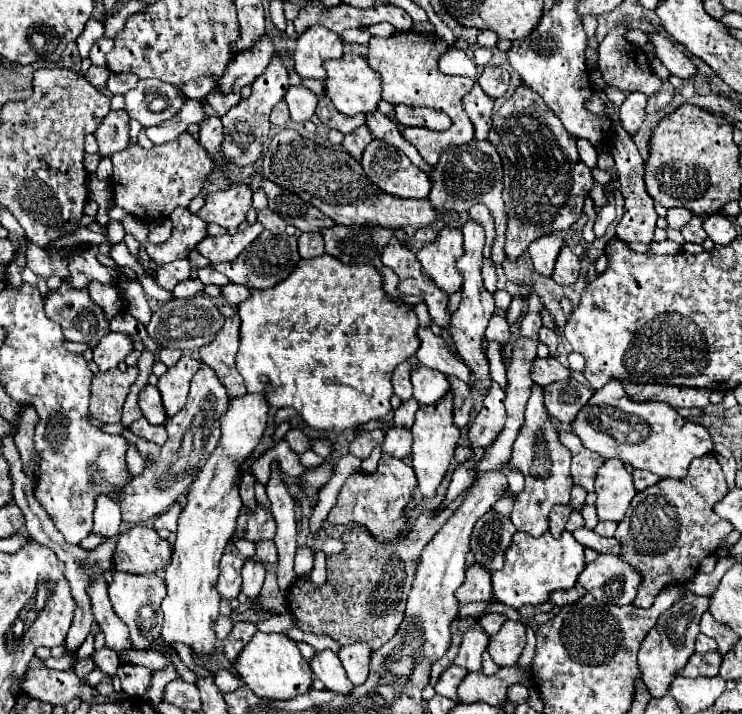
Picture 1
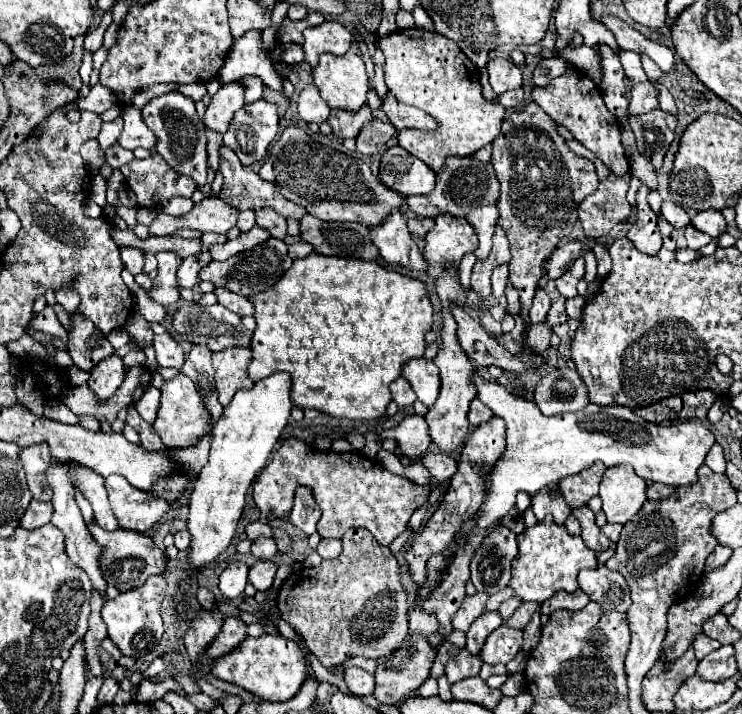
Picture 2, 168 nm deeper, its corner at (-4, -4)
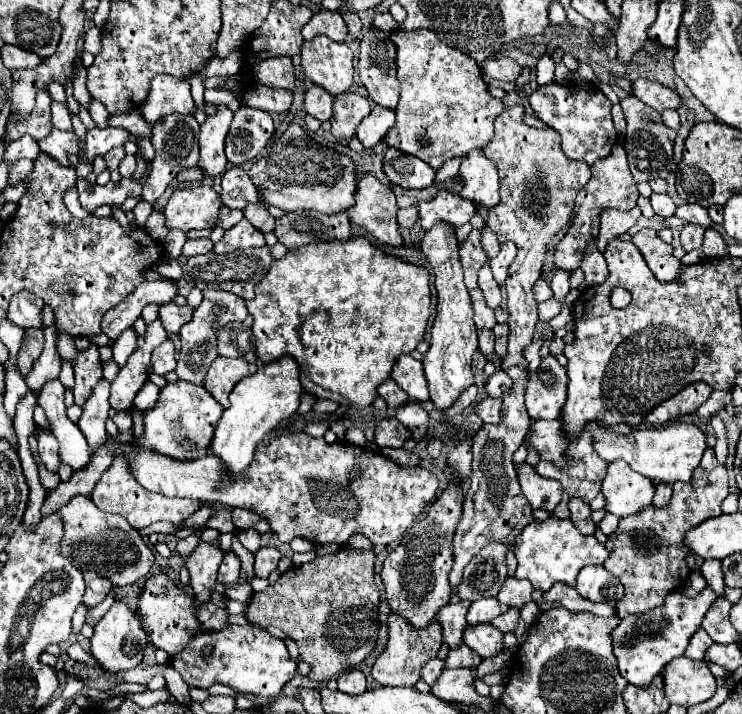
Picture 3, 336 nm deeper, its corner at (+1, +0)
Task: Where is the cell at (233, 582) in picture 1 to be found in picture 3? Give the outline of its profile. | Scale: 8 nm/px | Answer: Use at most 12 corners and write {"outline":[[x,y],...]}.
{"outline":[[226,553],[218,569],[218,581],[230,585],[240,575],[240,559]]}

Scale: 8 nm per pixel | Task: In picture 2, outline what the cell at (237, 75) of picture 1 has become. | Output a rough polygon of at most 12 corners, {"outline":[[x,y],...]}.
{"outline":[[221,85],[205,113],[209,129],[225,133],[245,105],[245,85]]}

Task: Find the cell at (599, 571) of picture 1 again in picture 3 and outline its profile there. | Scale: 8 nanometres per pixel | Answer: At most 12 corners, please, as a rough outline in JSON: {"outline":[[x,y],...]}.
{"outline":[[586,565],[576,589],[594,603],[616,605],[622,583],[602,565]]}

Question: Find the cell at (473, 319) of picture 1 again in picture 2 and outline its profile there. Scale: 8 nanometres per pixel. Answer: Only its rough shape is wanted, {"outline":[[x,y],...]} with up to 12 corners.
{"outline":[[477,207],[465,217],[475,229],[479,261],[491,251],[499,211]]}

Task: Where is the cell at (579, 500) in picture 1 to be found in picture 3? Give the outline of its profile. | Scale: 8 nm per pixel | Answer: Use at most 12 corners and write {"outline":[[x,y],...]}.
{"outline":[[578,497],[568,501],[570,521],[582,535],[594,535],[592,509]]}

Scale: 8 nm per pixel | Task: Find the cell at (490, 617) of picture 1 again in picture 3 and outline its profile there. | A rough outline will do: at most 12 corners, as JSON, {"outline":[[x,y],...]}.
{"outline":[[506,577],[498,601],[522,609],[532,601],[530,581]]}

